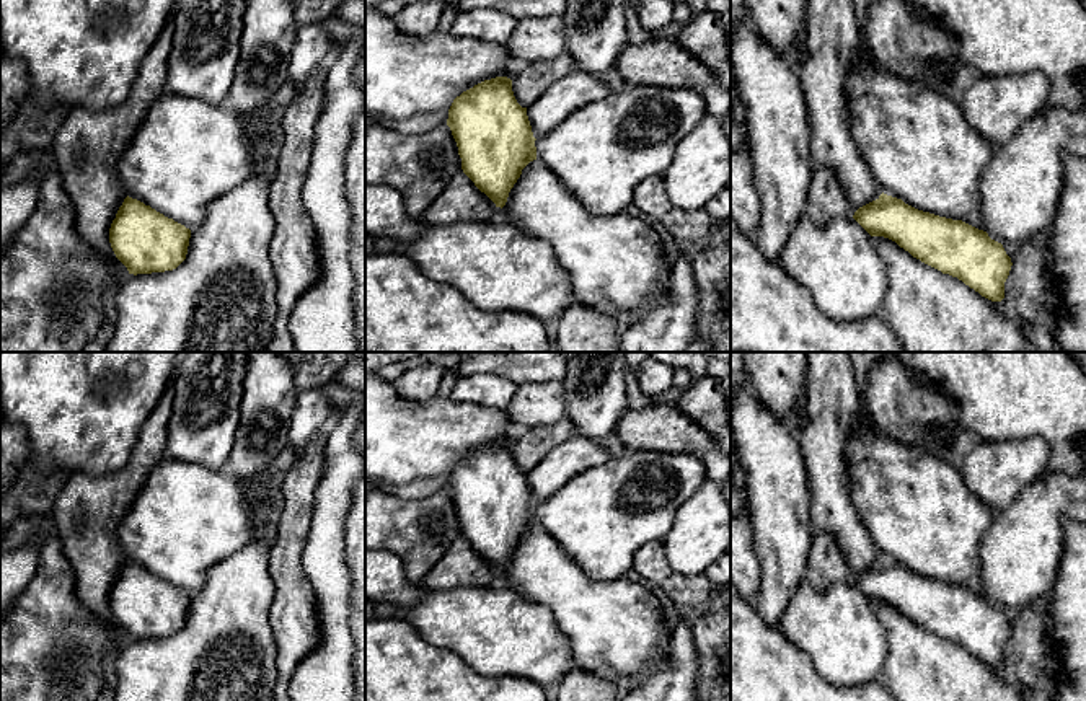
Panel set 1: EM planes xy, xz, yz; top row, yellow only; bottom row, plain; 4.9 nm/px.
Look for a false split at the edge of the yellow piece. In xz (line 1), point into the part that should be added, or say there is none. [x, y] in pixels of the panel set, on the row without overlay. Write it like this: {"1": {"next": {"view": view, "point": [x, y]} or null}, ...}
{"1": {"next": null}}

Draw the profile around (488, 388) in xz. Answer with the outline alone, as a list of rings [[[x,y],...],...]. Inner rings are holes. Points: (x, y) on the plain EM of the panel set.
[[[484,372],[458,378],[450,398],[461,403],[507,409],[515,390],[517,385],[509,378],[492,372]]]

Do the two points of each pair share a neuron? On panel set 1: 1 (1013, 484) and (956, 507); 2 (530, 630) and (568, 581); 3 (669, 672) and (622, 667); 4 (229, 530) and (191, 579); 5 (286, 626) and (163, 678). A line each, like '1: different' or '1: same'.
1: different
2: different
3: different
4: same
5: different

